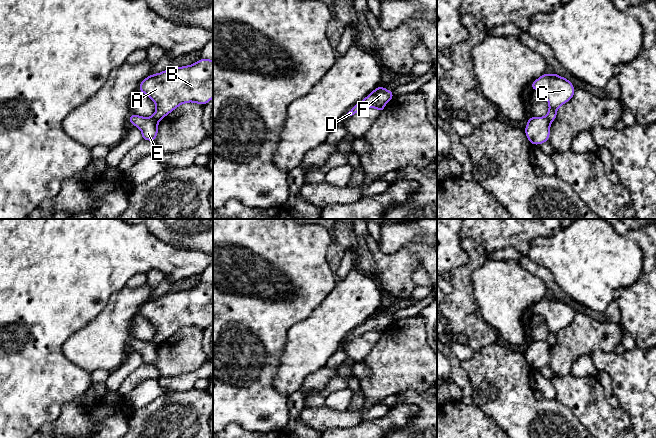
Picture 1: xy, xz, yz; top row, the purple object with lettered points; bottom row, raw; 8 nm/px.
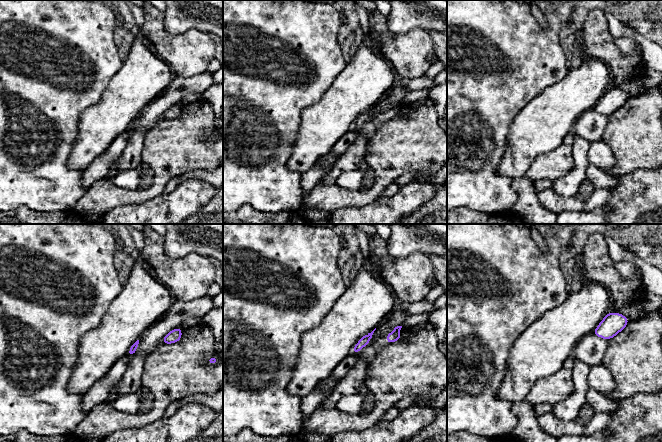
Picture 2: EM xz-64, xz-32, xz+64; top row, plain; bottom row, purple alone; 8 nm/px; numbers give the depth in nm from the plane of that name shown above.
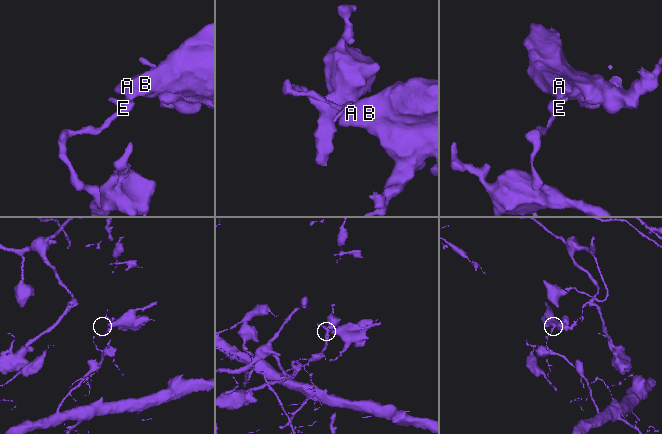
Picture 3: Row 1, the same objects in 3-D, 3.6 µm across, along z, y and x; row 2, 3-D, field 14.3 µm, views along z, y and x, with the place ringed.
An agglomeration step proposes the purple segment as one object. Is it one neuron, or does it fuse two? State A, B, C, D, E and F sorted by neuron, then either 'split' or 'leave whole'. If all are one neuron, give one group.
A B C / D E F; split

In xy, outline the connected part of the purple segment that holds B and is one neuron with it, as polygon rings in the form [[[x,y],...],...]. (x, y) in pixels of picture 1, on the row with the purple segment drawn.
[[[201,58],[192,65],[151,74],[140,83],[139,91],[156,104],[151,118],[158,121],[183,103],[203,106],[213,98],[213,60]]]

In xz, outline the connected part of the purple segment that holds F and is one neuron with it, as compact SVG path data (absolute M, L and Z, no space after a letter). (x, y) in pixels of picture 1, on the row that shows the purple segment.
M378 86L361 102L353 106L346 116L352 116L357 112L367 108L378 107L387 104L394 97L393 91L386 90L383 86Z

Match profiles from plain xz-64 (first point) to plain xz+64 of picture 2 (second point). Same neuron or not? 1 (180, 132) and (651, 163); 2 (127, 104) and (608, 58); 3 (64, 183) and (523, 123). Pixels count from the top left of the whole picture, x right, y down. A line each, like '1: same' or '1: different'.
1: same
2: different
3: different

